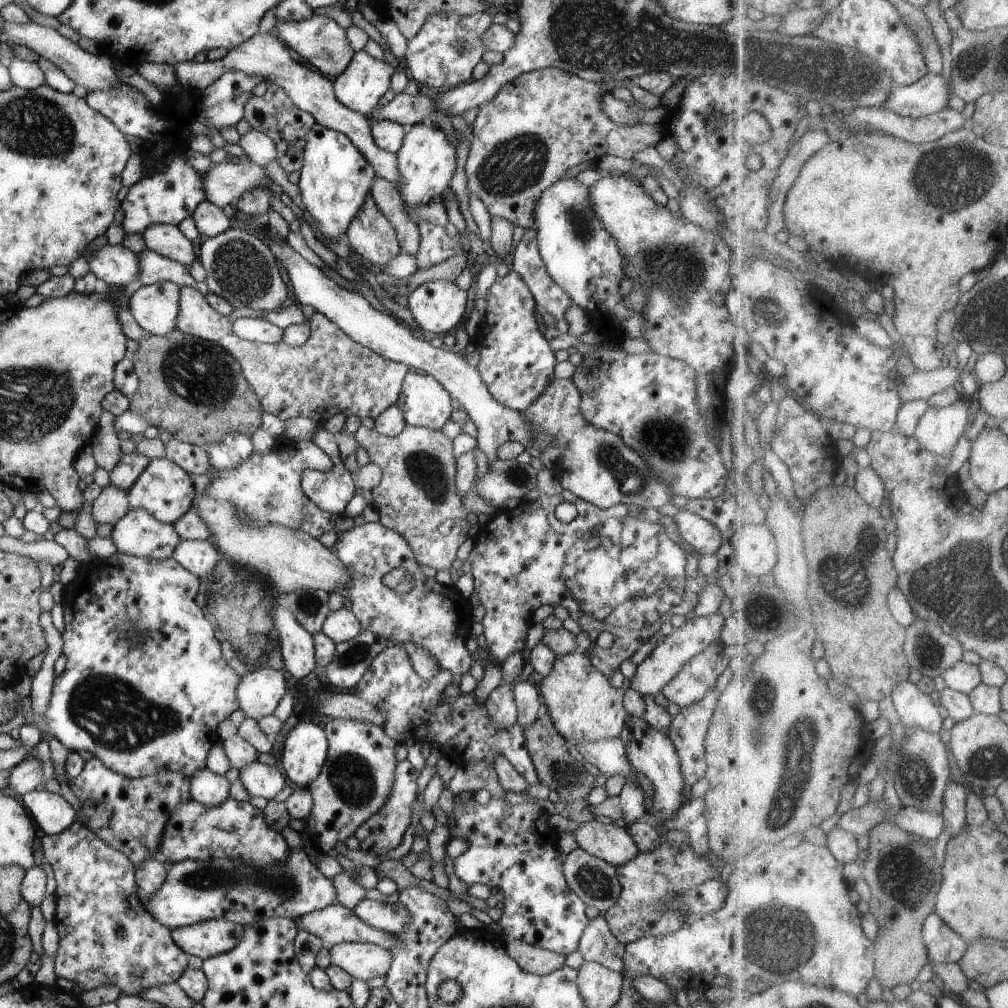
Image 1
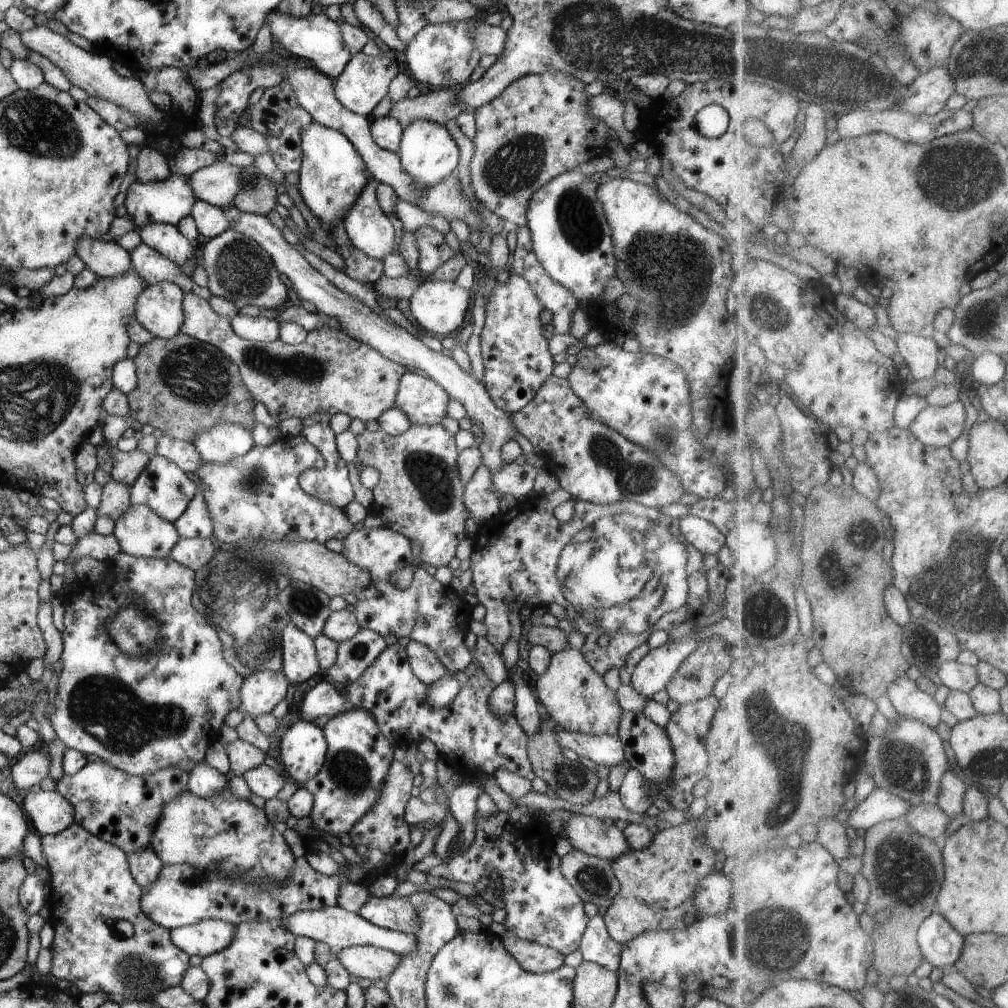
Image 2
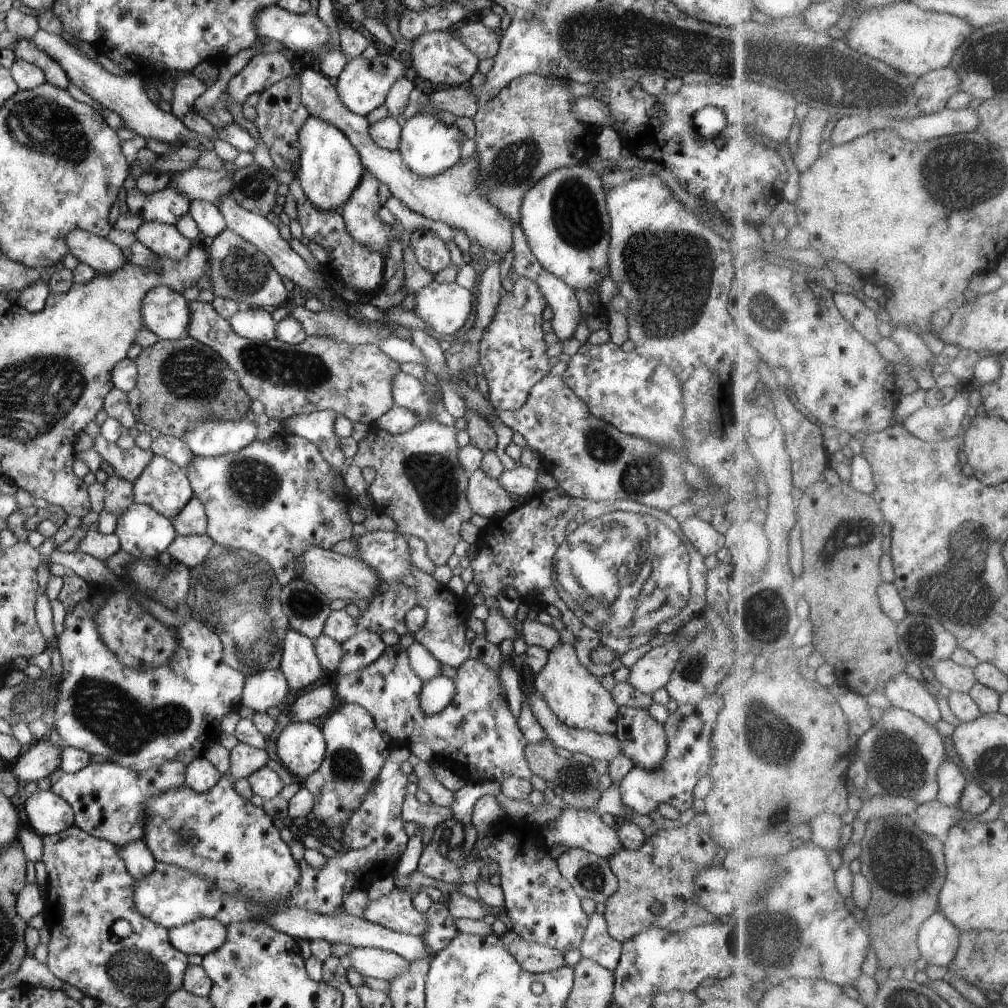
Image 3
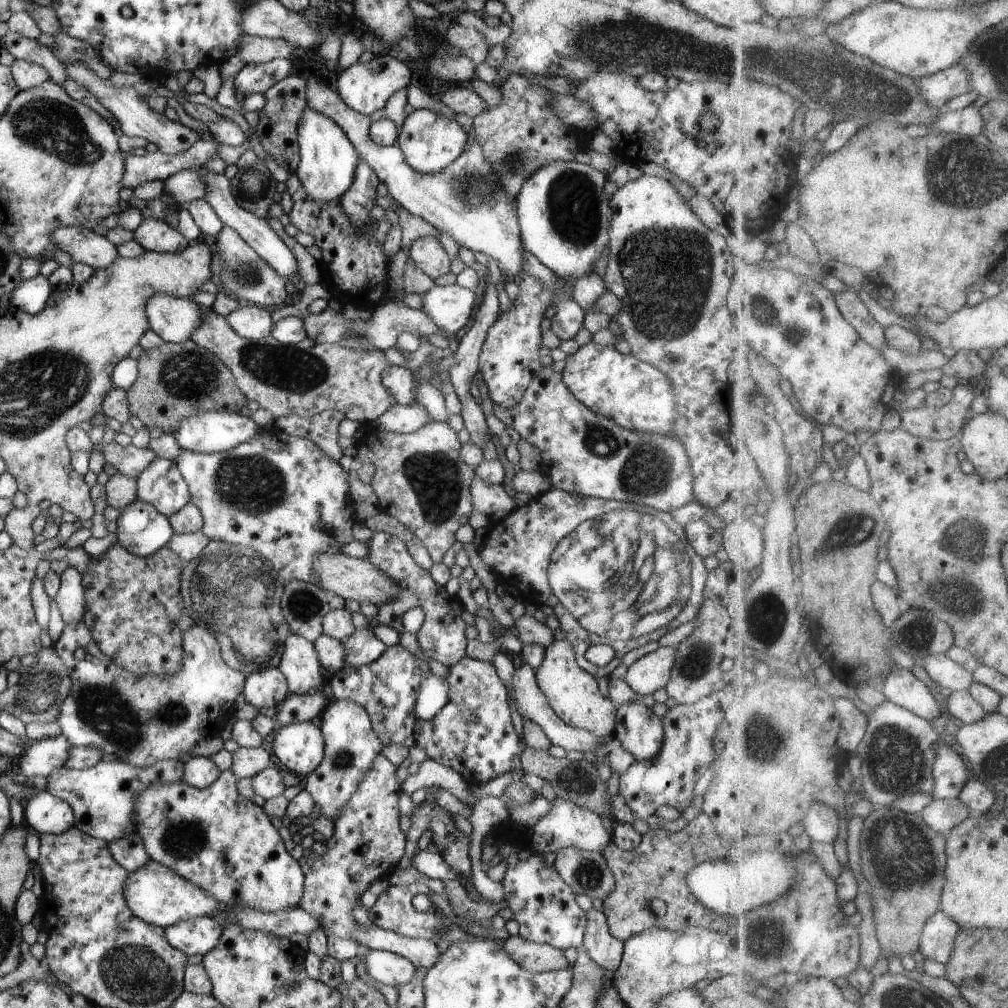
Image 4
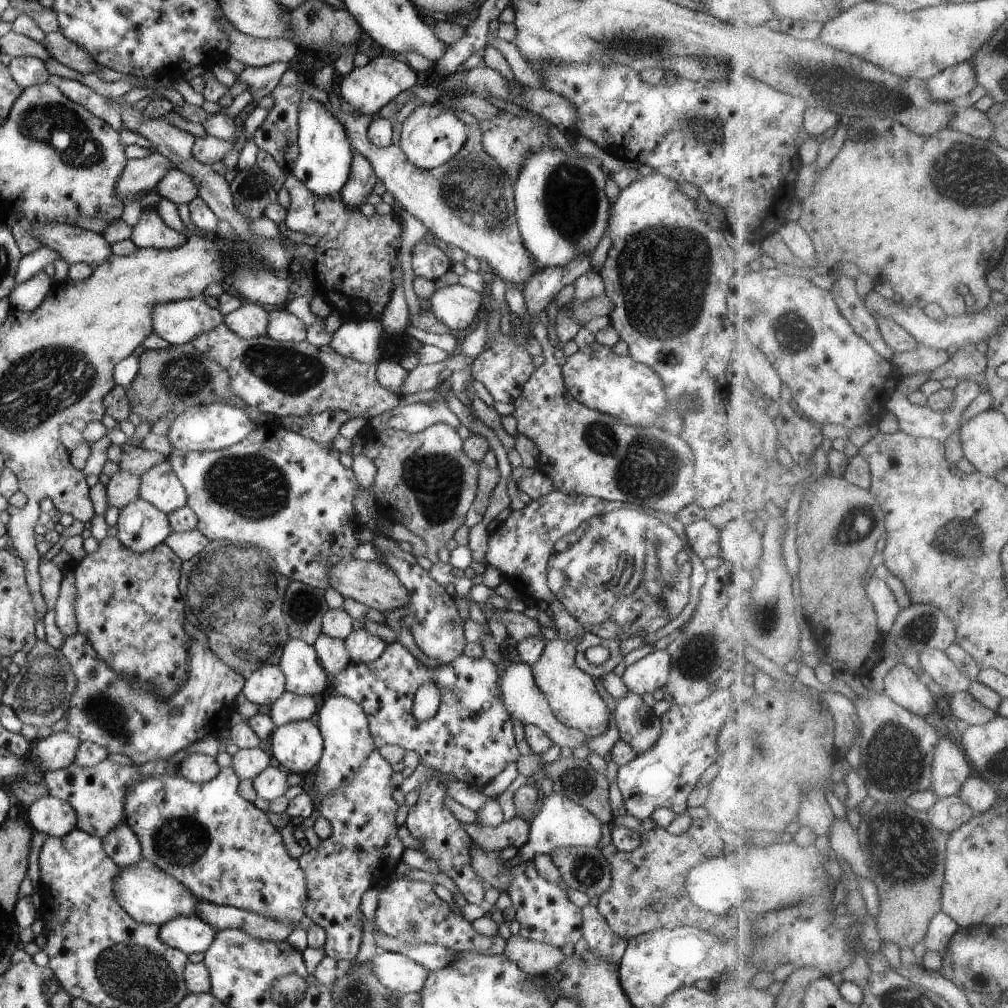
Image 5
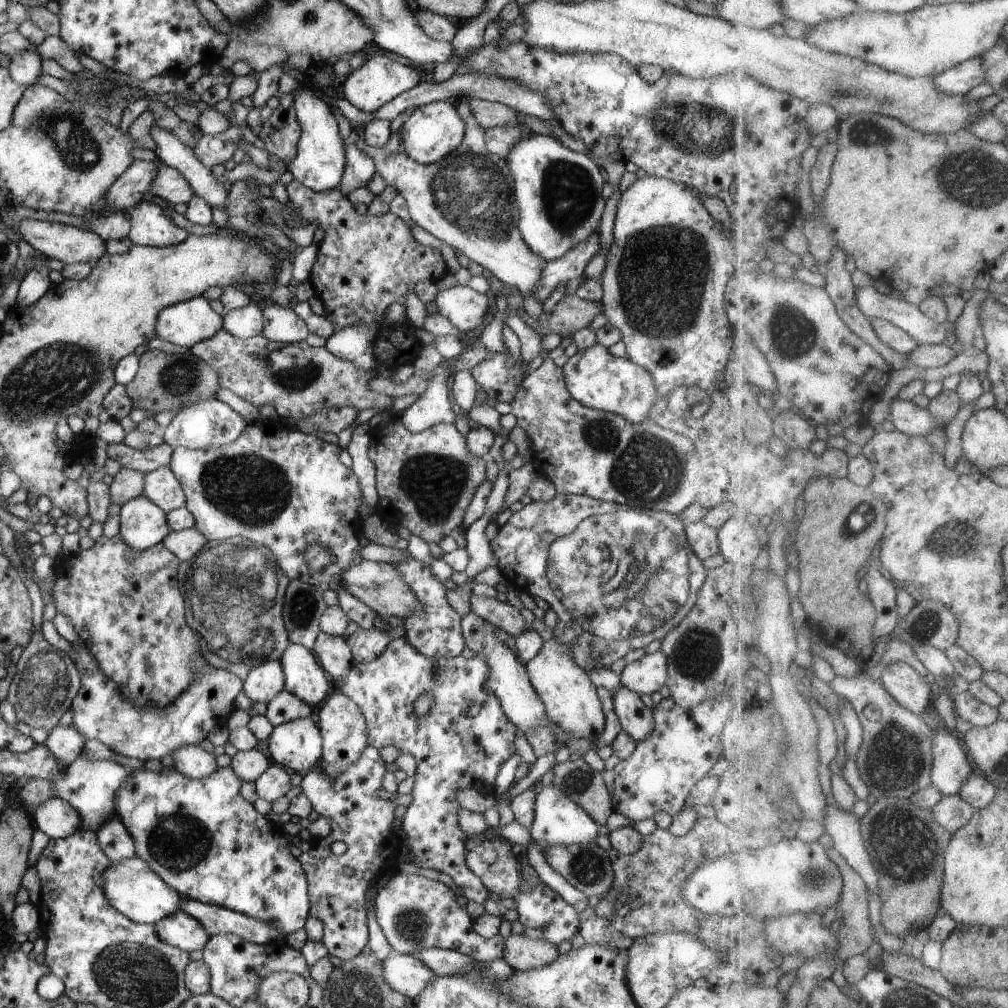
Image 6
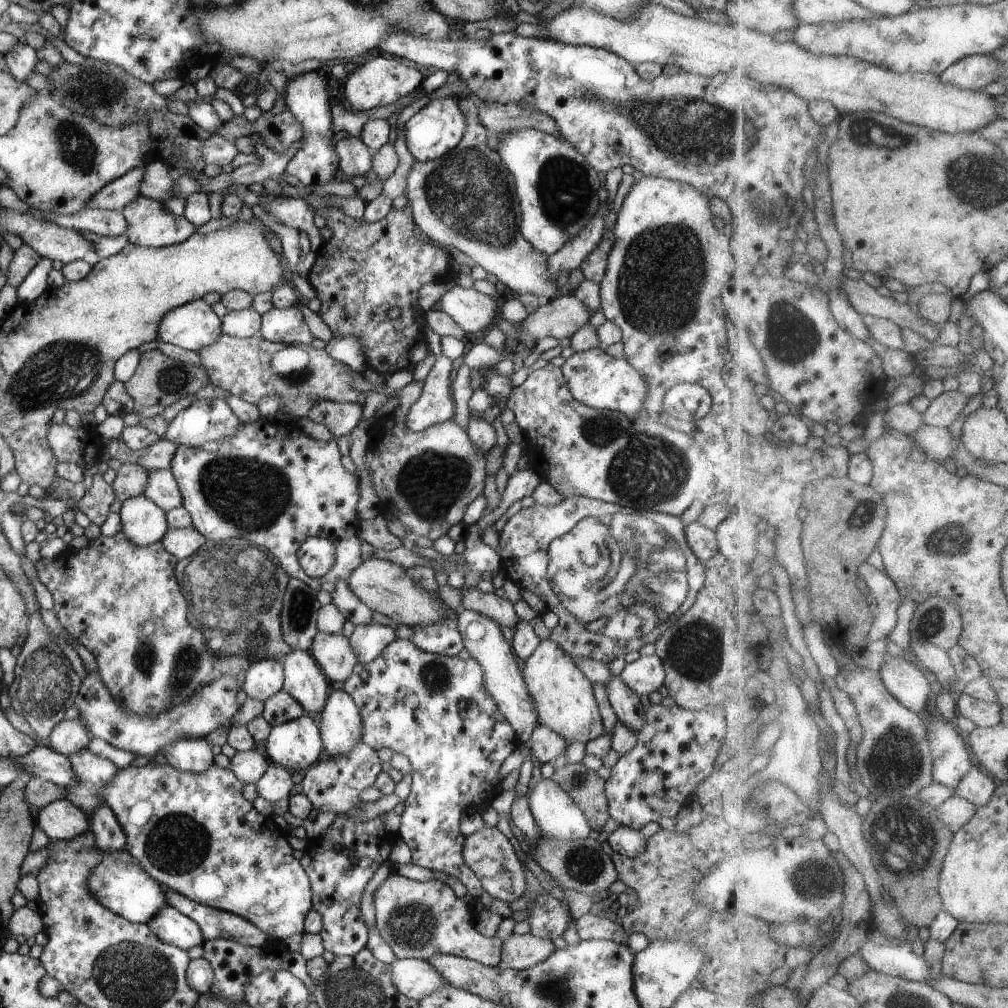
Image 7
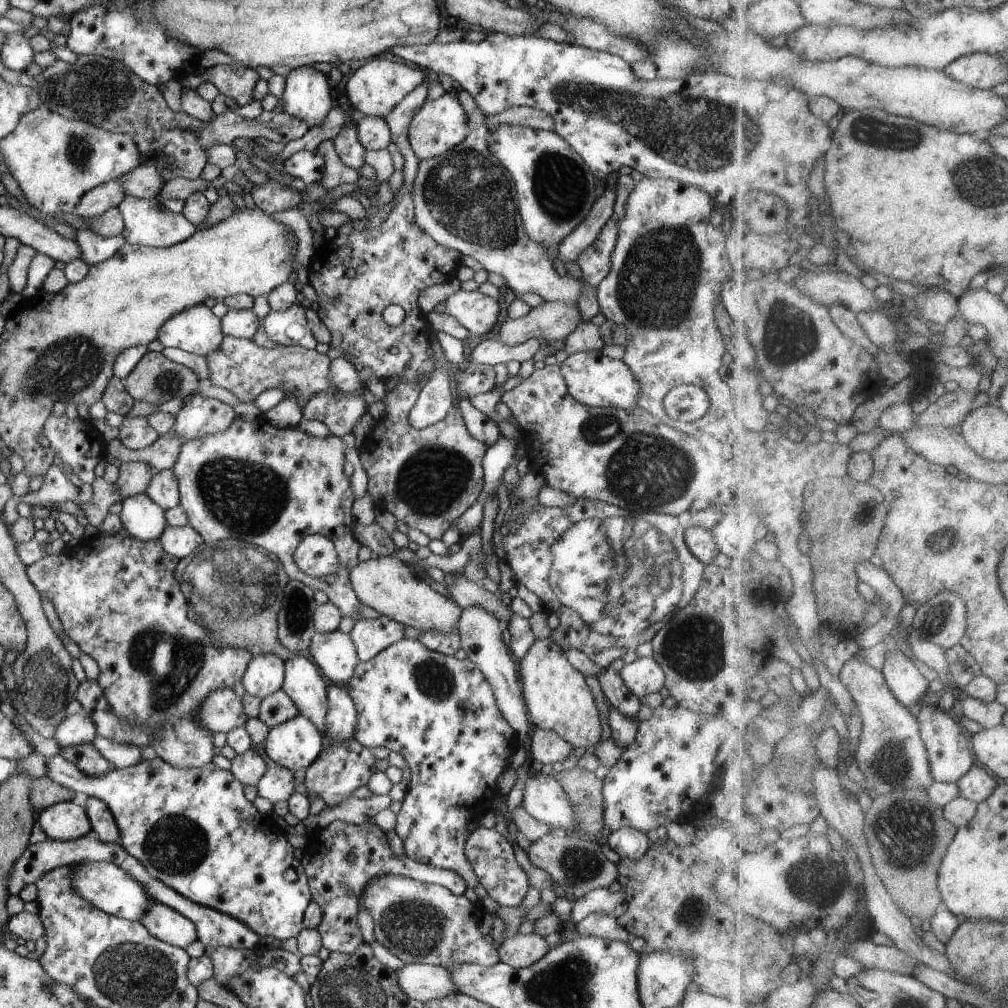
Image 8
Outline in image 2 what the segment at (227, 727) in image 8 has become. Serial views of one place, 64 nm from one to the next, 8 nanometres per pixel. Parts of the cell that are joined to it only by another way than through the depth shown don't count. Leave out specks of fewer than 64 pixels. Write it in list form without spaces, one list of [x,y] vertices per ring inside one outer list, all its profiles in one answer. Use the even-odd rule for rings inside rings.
[[[122,552],[116,553],[109,561],[107,561],[106,567],[108,571],[110,570],[114,573],[114,576],[116,577],[114,582],[112,579],[99,585],[94,585],[86,580],[76,578],[66,594],[61,597],[65,607],[65,628],[61,632],[63,640],[63,651],[61,652],[63,668],[61,670],[55,695],[55,706],[51,716],[51,726],[54,728],[56,736],[58,736],[64,743],[66,749],[76,749],[85,755],[88,754],[88,756],[90,756],[90,754],[96,754],[102,761],[106,761],[114,768],[122,769],[128,774],[140,776],[152,774],[158,769],[163,769],[167,766],[180,767],[189,774],[196,764],[205,760],[208,747],[215,739],[217,739],[218,732],[224,724],[224,717],[226,714],[240,706],[240,689],[245,678],[241,674],[238,674],[238,671],[234,669],[233,666],[230,666],[225,658],[222,658],[222,644],[220,644],[220,638],[218,638],[218,634],[216,634],[217,630],[214,630],[214,628],[202,618],[202,614],[200,614],[200,612],[193,606],[191,598],[196,590],[196,585],[195,572],[191,568],[176,562],[170,557],[164,559],[151,559],[135,557]],[[128,592],[138,594],[138,596],[142,597],[144,602],[147,602],[150,606],[162,610],[162,616],[158,619],[154,618],[152,615],[148,615],[155,620],[159,630],[159,637],[161,638],[161,650],[158,653],[153,653],[150,660],[137,659],[124,654],[124,651],[121,651],[119,647],[114,644],[114,641],[109,637],[107,631],[107,622],[109,621],[109,618],[121,608],[132,605],[133,607],[140,609]]]

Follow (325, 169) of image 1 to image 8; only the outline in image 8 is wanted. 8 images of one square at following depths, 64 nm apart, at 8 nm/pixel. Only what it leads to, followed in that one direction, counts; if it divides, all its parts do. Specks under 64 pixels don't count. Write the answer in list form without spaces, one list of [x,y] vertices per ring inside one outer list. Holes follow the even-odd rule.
[[[312,65],[291,70],[285,78],[278,112],[300,117],[310,126],[320,124],[333,107],[328,76]],[[298,151],[283,160],[284,172],[300,178],[304,184],[320,182],[324,174],[324,158],[314,151]]]

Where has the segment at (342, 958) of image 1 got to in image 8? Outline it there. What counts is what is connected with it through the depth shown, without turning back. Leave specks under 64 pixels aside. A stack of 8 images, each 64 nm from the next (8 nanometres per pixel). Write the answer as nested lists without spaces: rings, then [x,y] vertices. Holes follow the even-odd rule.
[[[403,964],[396,976],[400,988],[411,999],[423,1003],[460,993],[452,975],[440,965]]]

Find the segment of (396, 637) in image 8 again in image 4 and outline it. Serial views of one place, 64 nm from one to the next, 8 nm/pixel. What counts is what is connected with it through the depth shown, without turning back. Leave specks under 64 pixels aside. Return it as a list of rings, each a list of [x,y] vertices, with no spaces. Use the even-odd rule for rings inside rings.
[[[370,627],[355,629],[354,634],[343,638],[341,643],[346,653],[345,666],[352,668],[374,662],[387,649]]]

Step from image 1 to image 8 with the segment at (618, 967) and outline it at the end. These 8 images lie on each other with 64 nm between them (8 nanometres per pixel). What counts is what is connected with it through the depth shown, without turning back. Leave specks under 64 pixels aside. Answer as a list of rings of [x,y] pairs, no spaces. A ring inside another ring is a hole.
[[[591,913],[576,924],[575,928],[583,937],[594,935],[623,943],[632,939],[632,935],[616,922],[612,913]]]

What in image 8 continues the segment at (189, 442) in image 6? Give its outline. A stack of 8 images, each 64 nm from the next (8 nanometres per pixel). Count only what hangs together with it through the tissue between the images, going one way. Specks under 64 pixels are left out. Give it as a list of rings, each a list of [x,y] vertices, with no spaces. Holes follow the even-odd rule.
[[[197,392],[184,399],[183,407],[175,414],[175,417],[177,418],[177,421],[172,428],[172,431],[181,437],[184,437],[185,442],[202,438],[204,435],[222,432],[237,418],[231,405],[223,403],[218,399],[204,397]]]

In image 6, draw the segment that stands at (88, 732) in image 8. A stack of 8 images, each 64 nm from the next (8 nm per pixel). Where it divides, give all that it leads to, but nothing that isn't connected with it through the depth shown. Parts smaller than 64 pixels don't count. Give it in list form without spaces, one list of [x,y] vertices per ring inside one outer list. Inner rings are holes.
[[[58,724],[49,734],[42,744],[48,754],[56,758],[58,764],[64,768],[68,767],[80,754],[86,744],[86,738],[80,732],[76,732],[74,726],[60,726]]]

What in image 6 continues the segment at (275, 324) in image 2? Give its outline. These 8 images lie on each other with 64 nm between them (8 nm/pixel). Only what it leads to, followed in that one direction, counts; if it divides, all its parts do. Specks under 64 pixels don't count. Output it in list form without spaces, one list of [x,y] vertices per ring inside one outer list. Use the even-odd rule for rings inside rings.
[[[256,302],[245,308],[224,313],[223,328],[232,336],[248,339],[262,334],[264,330],[264,312]]]

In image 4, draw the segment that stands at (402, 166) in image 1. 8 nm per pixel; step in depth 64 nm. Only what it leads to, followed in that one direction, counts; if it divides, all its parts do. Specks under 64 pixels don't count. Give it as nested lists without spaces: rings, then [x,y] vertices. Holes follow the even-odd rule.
[[[414,109],[399,128],[398,146],[405,156],[405,161],[422,174],[440,172],[445,166],[452,164],[468,142],[469,134],[464,131],[456,119],[447,118],[444,114],[430,109]]]

